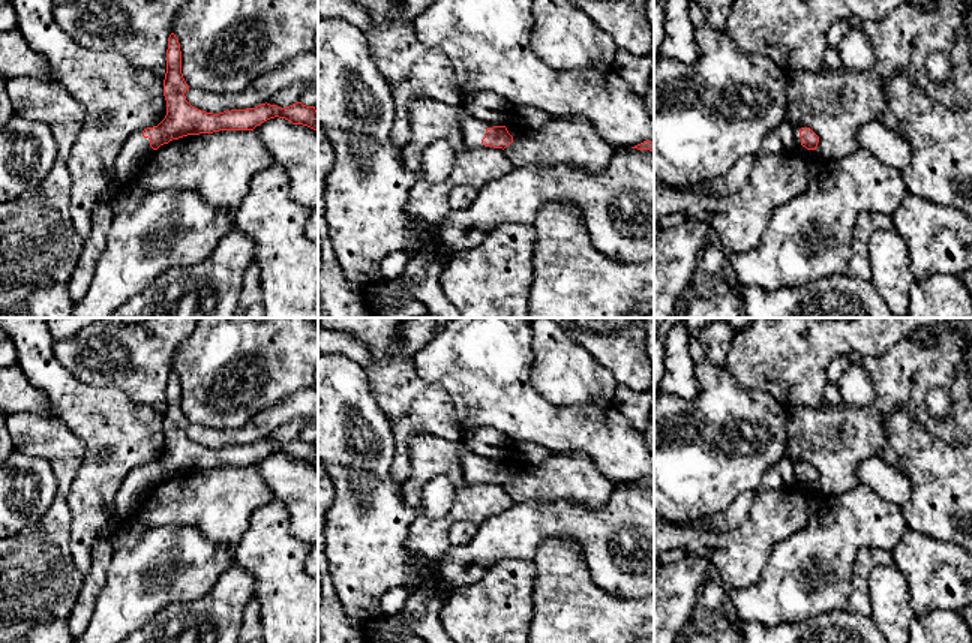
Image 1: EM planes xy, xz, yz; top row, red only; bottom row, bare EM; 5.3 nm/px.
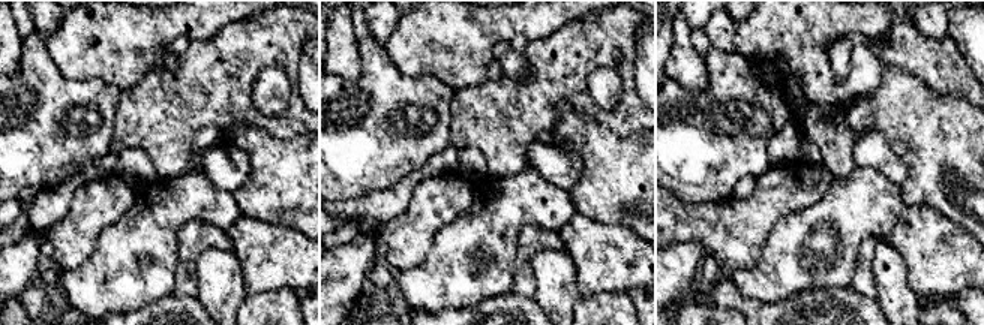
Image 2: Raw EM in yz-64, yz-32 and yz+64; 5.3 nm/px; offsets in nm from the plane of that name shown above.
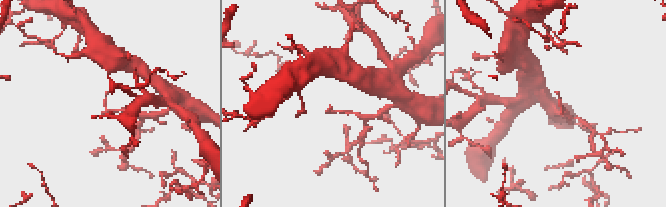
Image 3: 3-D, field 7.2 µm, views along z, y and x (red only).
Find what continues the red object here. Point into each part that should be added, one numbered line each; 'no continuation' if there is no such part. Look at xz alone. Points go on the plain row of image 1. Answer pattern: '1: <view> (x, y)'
1: xz (473, 465)

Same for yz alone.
1: yz (810, 490)

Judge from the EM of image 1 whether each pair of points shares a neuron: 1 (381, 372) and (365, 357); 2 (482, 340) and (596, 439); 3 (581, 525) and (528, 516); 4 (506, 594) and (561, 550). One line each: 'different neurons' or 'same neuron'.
1: different neurons
2: same neuron
3: same neuron
4: different neurons

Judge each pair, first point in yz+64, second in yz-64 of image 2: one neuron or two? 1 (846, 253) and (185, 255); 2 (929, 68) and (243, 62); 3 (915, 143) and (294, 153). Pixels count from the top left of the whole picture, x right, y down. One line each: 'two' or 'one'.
1: two
2: one
3: one

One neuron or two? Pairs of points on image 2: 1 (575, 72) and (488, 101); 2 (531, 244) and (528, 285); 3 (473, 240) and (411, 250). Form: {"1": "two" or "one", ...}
{"1": "one", "2": "one", "3": "two"}

